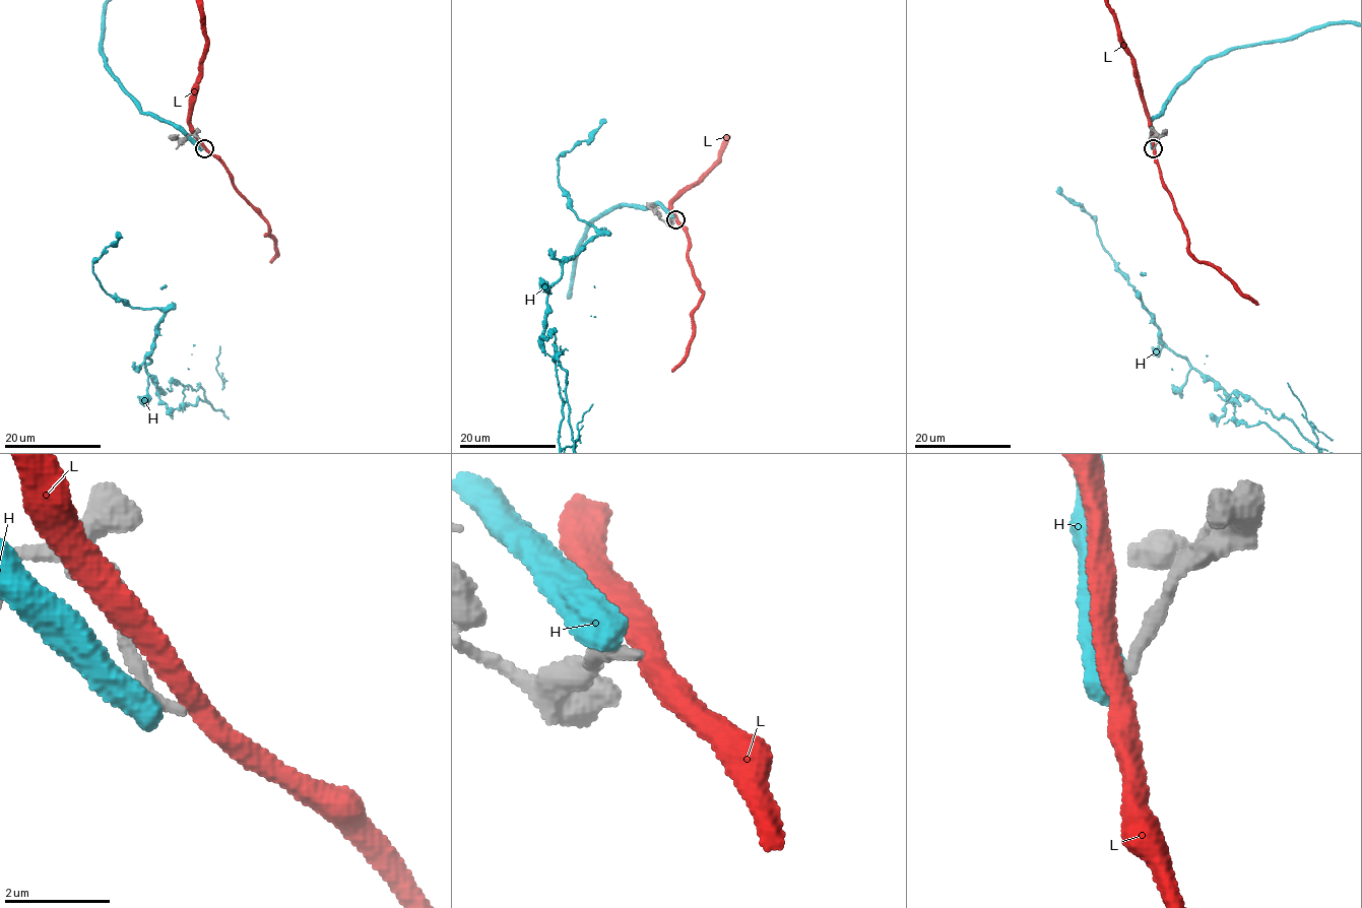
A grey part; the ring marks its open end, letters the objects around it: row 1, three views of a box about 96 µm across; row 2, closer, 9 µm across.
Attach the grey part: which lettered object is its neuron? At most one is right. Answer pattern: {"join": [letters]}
{"join": []}

